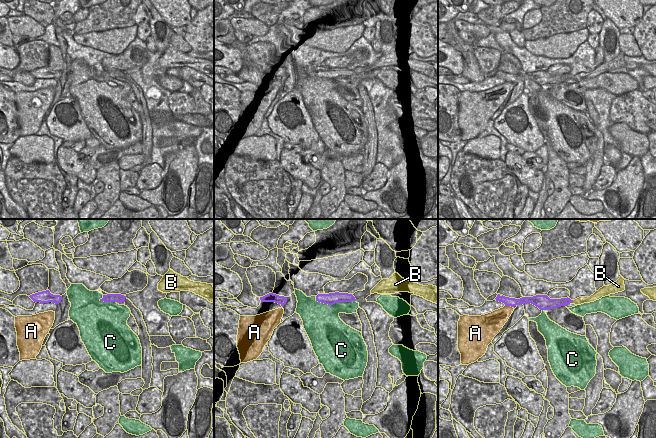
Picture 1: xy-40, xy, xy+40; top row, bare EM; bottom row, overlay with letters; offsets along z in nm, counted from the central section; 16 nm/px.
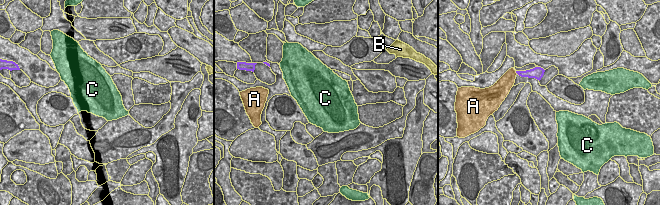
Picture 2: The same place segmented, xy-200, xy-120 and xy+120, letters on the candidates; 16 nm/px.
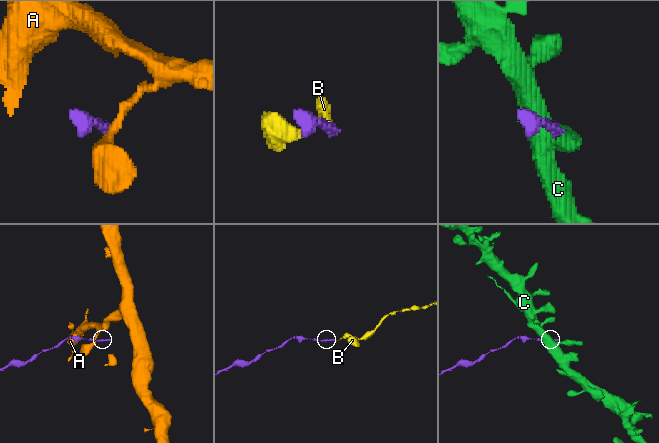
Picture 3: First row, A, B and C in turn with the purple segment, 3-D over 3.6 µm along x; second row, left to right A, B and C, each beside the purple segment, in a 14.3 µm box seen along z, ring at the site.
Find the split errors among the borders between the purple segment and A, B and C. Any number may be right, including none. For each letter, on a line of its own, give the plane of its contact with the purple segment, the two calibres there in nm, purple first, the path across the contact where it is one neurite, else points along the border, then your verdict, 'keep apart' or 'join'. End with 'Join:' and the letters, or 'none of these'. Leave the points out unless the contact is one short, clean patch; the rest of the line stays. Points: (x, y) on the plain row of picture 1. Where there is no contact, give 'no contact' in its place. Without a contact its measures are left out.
A: contact in xy+40; calibres 140 and 260 nm; border xy+40 (505, 81), (512, 83); keep apart
B: contact in xy+40; calibres 130 and 130 nm; way xy+40 (556, 79), (571, 77), (581, 76); join
C: contact in xy; calibres 190 and 380 nm; keep apart
Join: B

